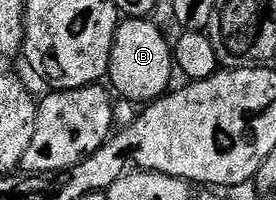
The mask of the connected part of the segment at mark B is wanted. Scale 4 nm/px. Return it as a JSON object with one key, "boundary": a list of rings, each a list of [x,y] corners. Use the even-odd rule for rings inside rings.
{"boundary":[[[125,18],[117,26],[111,46],[107,80],[118,97],[121,95],[123,99],[137,104],[136,106],[160,100],[170,91],[169,83],[172,82],[173,76],[175,77],[173,50],[170,41],[165,41],[165,36],[160,31],[164,32],[149,18]]]}

